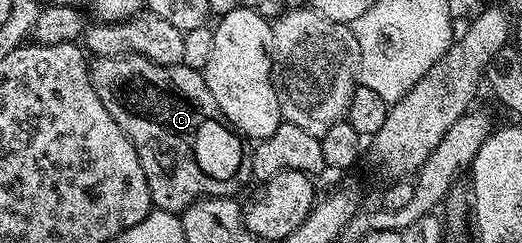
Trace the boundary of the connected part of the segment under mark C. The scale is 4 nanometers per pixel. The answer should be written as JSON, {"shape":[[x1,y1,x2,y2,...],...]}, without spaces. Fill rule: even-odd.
{"shape":[[118,56,94,59,89,77,93,79,93,89,95,94,99,94,99,102,107,106,107,114,119,122,135,146,135,154,139,154,139,166,143,166,154,209,180,214,196,200,207,196,233,196,245,183,250,183,252,155,245,154,242,160,237,157,238,133,217,111,215,98,211,98,211,90,207,90,205,77,198,69,188,68,182,63,163,66,142,56]]}

